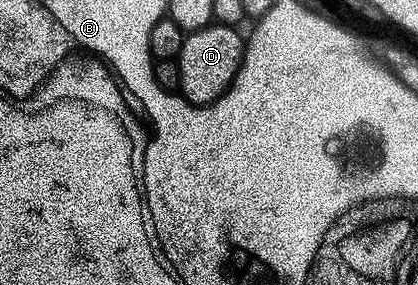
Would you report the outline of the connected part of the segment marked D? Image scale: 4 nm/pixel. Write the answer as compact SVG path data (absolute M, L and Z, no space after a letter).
M211 23L195 33L186 33L180 55L176 58L177 88L191 105L210 105L230 88L238 68L242 65L244 52L243 34L241 37L237 32L239 30L233 25Z

